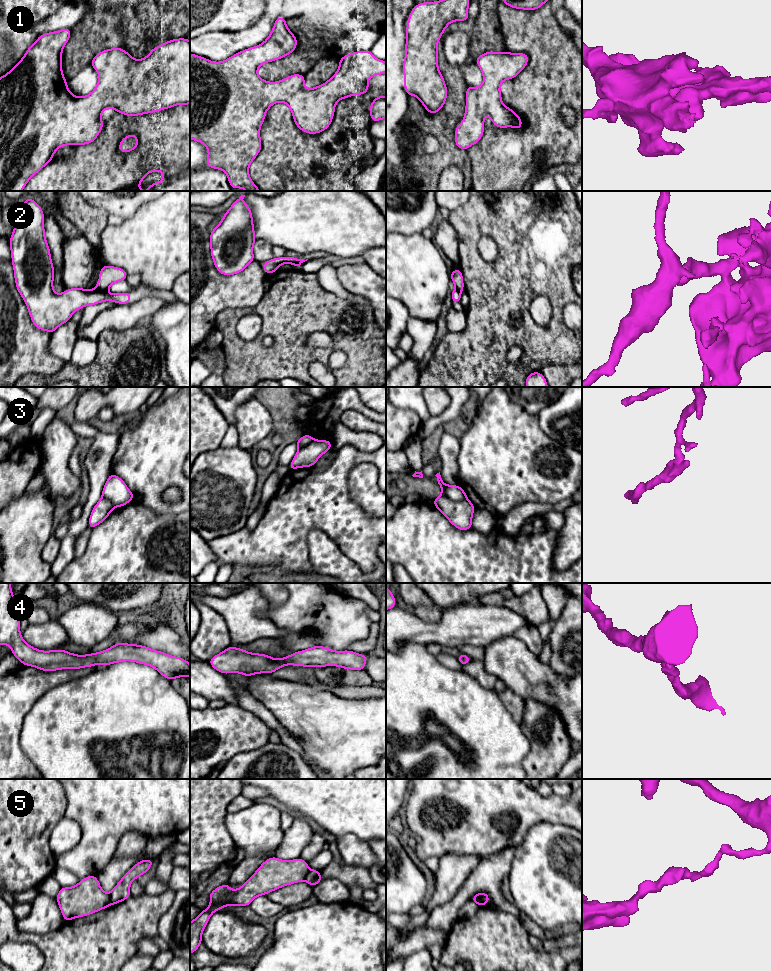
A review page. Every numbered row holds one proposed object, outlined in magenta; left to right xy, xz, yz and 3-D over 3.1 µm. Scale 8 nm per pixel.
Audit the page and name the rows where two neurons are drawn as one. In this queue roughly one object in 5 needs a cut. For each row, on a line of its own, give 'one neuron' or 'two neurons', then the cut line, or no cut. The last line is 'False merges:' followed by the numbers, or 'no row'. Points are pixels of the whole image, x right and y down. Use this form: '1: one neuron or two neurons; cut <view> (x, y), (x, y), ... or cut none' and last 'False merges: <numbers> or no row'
1: one neuron; cut none
2: two neurons; cut xy (97, 285), (105, 291)
3: two neurons; cut yz (442, 493), (455, 501), (465, 498)
4: one neuron; cut none
5: two neurons; cut xz (310, 870), (304, 880)
False merges: 2, 3, 5

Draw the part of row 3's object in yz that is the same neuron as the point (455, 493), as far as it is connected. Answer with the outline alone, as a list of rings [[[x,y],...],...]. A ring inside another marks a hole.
[[[440,472],[435,475],[438,484],[442,490],[442,494],[447,496],[450,500],[459,502],[466,498],[466,492],[459,485],[446,485],[440,475]]]

